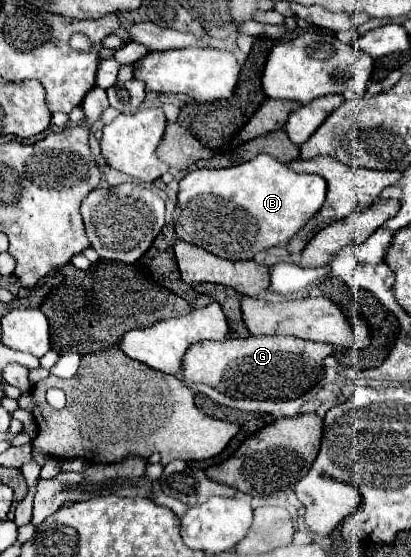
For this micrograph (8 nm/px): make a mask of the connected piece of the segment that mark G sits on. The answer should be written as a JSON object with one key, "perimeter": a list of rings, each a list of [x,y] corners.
{"perimeter":[[[248,336],[226,338],[222,342],[192,344],[184,354],[182,380],[206,384],[230,398],[290,400],[314,388],[322,376],[322,360],[332,354],[332,346],[300,340],[294,336]]]}

